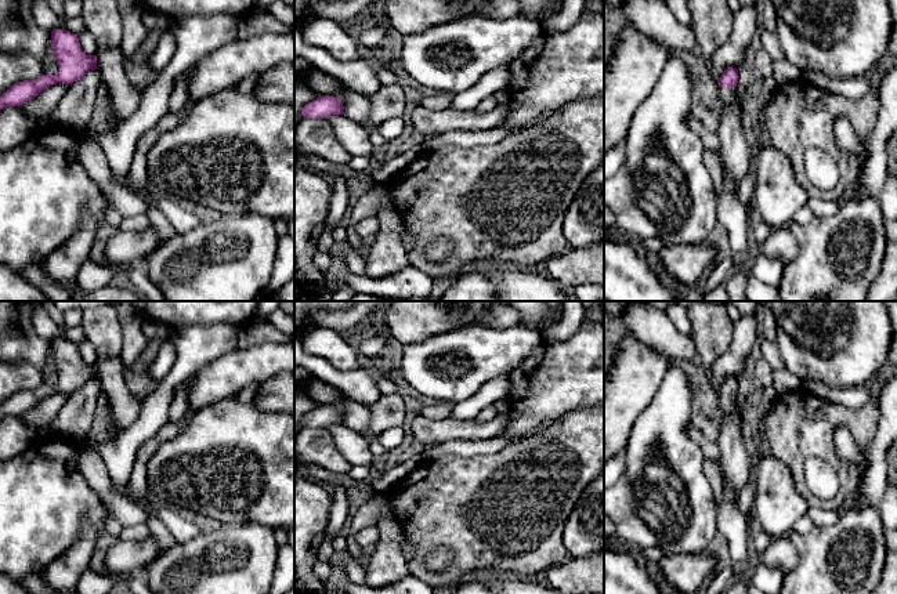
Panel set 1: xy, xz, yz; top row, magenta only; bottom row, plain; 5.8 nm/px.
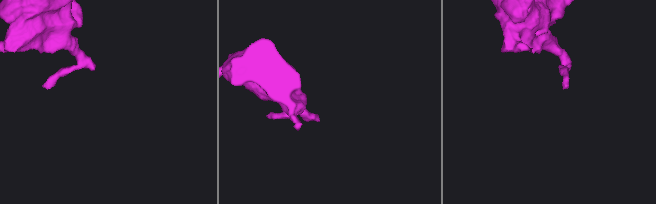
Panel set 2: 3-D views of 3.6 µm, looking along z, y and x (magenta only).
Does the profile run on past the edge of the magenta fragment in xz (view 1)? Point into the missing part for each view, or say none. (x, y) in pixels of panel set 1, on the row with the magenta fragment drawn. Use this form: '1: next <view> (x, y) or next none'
1: next none

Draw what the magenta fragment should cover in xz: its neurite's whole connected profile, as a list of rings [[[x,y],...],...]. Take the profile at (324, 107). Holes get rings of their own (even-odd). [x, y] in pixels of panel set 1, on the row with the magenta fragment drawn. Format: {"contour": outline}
{"contour": [[[318,95],[317,99],[308,102],[303,111],[303,117],[328,119],[332,115],[344,115],[343,104],[332,95]]]}

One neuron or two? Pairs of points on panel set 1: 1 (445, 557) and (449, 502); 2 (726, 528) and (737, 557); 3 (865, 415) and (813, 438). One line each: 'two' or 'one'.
1: two
2: one
3: one

